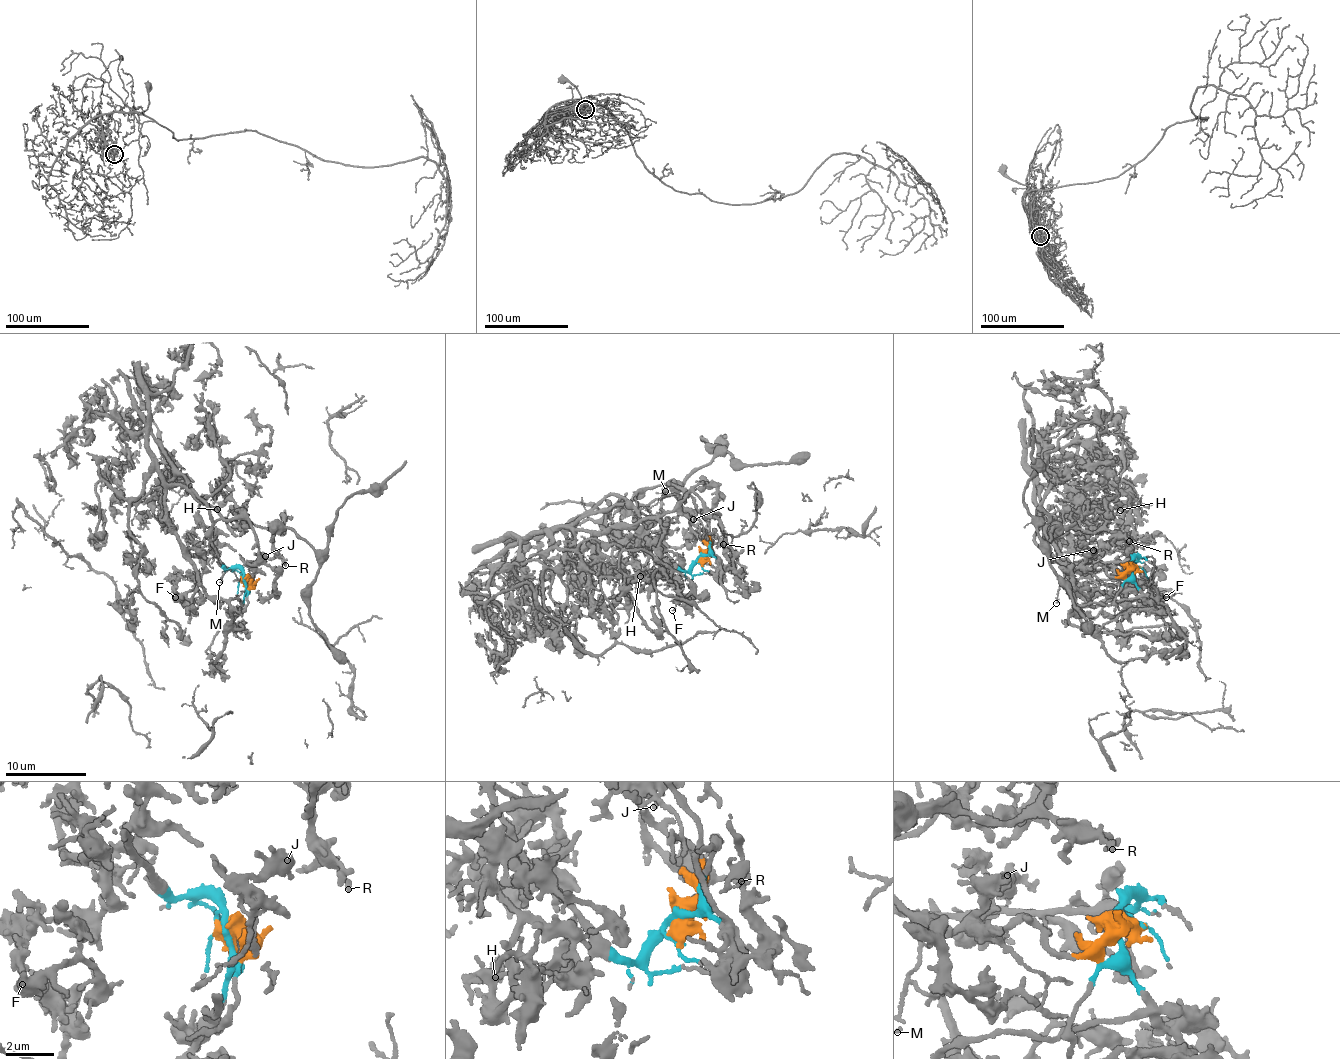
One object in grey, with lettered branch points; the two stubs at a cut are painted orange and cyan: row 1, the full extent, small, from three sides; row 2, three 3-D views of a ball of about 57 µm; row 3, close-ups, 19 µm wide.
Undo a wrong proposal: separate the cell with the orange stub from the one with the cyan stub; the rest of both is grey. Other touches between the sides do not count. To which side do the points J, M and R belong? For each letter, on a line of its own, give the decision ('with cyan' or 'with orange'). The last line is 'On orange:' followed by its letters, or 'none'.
J: with orange
M: with cyan
R: with orange
On orange: J, R

